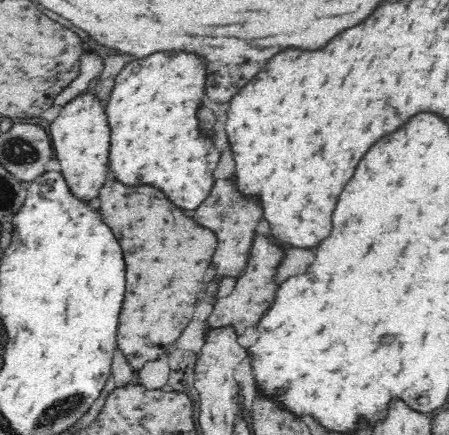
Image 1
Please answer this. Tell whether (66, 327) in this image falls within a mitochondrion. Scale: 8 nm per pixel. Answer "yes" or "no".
no

